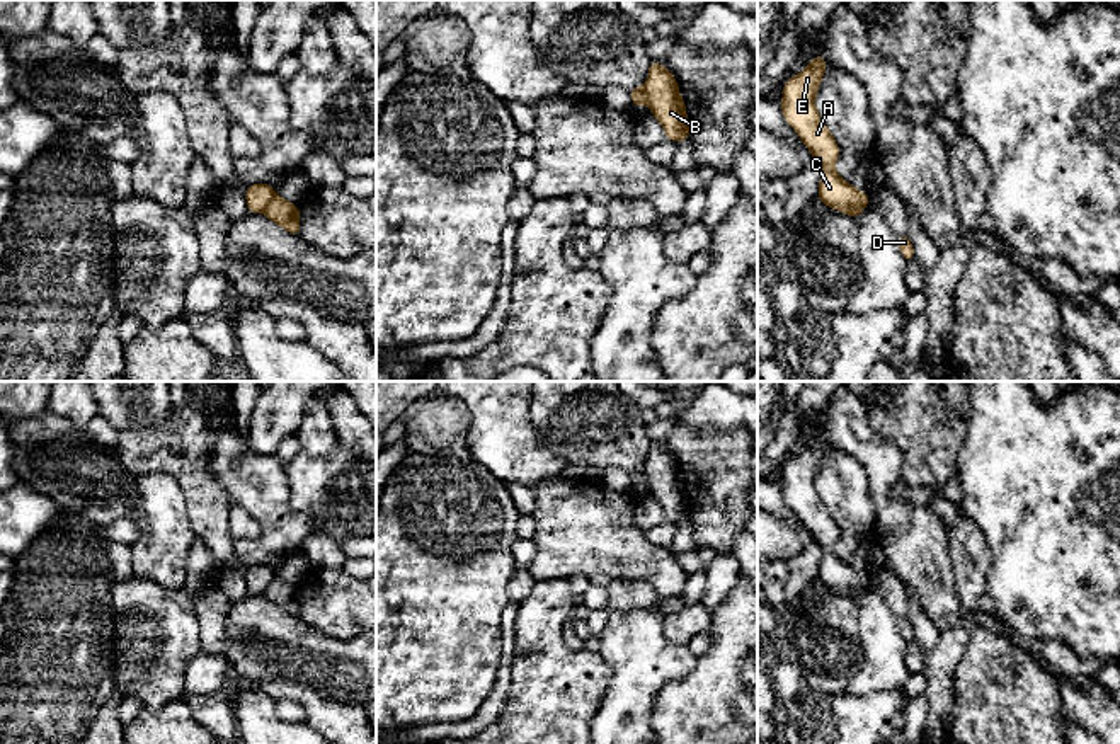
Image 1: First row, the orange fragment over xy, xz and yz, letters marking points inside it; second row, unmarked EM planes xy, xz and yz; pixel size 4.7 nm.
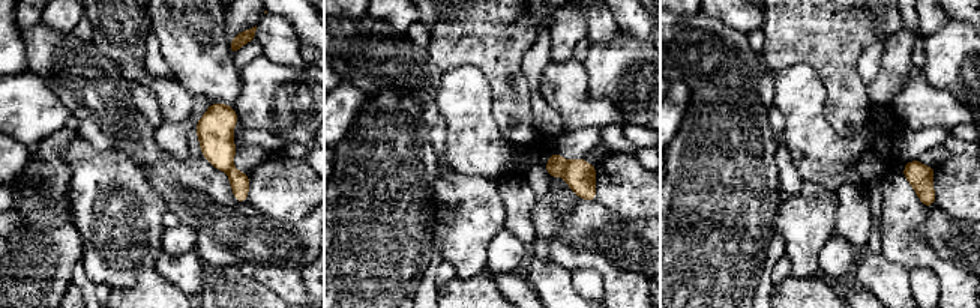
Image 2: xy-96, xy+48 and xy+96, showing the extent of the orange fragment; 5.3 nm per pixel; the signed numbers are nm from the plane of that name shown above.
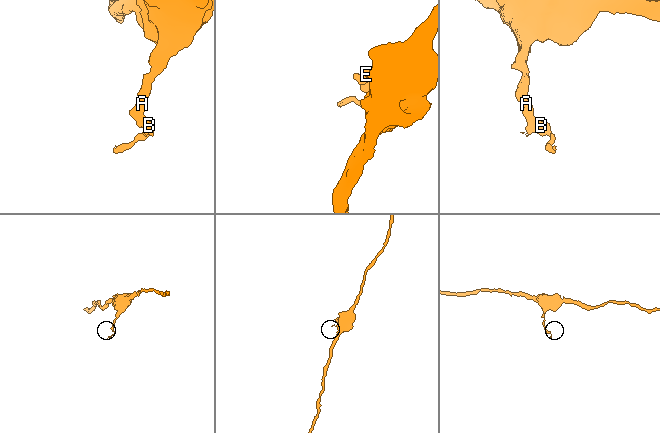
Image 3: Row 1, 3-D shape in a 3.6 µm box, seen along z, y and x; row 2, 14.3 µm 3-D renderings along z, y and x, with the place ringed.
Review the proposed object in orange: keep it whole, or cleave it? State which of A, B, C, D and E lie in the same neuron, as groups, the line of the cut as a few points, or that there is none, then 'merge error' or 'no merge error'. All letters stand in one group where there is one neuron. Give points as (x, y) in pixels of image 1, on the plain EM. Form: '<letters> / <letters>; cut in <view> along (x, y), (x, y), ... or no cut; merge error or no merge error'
A C E / B D; cut in yz along (863, 588), (834, 589); merge error

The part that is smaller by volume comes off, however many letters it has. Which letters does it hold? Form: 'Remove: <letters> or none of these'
Remove: B, D

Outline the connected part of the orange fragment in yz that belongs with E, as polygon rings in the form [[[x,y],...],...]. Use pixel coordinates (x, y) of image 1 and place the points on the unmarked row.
[[[815,436],[809,448],[783,466],[781,492],[785,502],[798,514],[812,533],[822,557],[817,579],[829,589],[866,589],[870,577],[854,570],[836,555],[839,526],[815,490],[815,475],[826,455],[827,443]]]

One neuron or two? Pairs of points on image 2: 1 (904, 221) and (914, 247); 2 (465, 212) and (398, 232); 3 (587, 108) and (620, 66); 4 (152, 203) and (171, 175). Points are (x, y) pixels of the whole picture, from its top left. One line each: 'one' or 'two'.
1: one
2: two
3: two
4: two

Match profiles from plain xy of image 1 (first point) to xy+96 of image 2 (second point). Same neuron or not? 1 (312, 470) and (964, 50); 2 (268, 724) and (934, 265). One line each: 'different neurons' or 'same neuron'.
1: same neuron
2: different neurons

